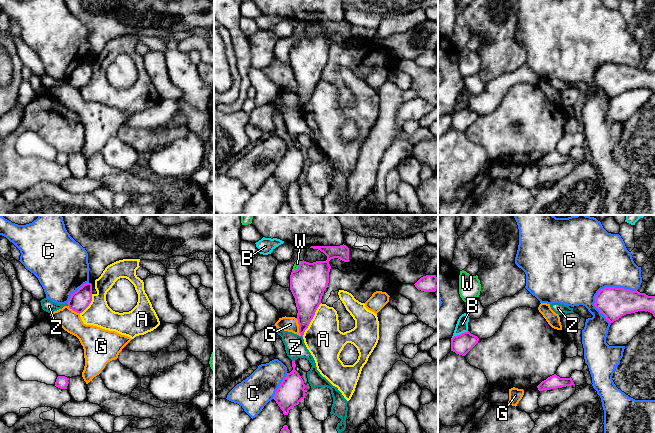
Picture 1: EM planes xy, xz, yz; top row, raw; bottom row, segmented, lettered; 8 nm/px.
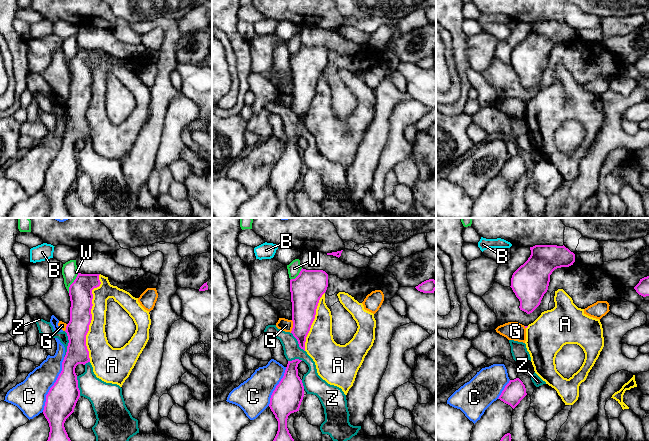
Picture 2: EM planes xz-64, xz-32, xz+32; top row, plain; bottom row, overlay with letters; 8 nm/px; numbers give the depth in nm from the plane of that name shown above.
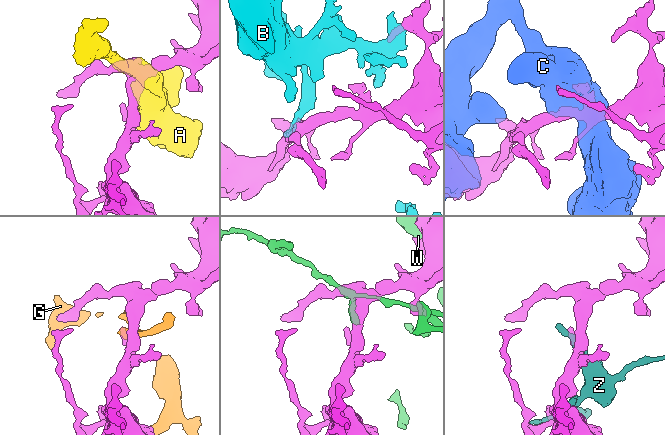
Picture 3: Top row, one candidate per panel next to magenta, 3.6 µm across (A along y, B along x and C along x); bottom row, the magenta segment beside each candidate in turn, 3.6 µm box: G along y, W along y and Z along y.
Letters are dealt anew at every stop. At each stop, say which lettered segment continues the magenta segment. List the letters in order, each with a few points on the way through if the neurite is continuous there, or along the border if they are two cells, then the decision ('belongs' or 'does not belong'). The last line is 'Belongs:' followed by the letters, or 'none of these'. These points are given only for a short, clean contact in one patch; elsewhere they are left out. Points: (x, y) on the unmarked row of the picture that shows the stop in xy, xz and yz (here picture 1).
A: does not belong
B: border along yz (467, 106), (455, 111), (451, 115); does not belong
C: does not belong
G: border along xz (295, 94), (298, 100), (298, 108), (301, 111); does not belong
W: border along xz (301, 37), (299, 42), (293, 47); does not belong
Z: does not belong
Belongs: none of these

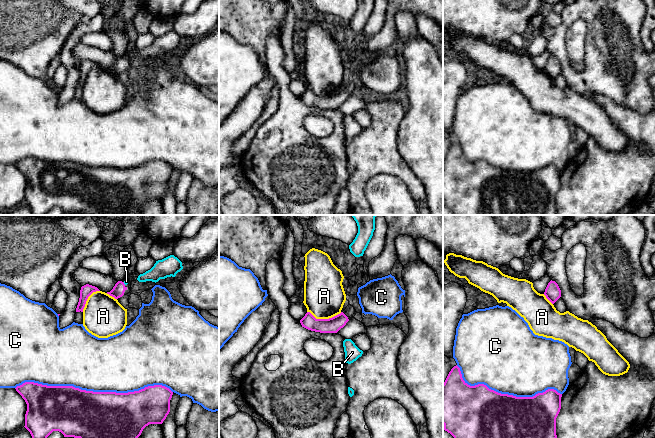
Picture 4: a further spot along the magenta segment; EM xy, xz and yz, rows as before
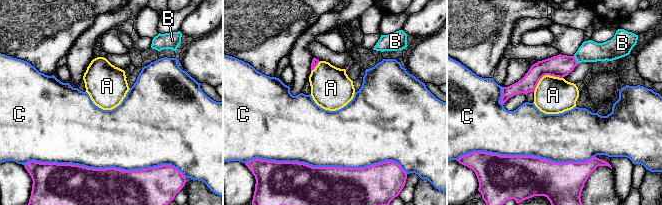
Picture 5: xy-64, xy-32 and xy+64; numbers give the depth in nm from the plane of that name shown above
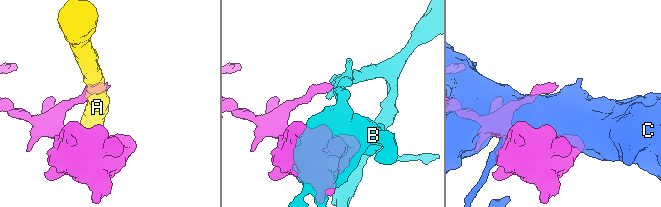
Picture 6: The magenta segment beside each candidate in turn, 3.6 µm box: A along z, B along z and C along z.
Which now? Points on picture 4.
A: border along xz (307, 87), (316, 94), (331, 94), (341, 88); does not belong
B: runs through xy (118, 66), (123, 59), (126, 57); belongs
C: does not belong
Belongs: B

